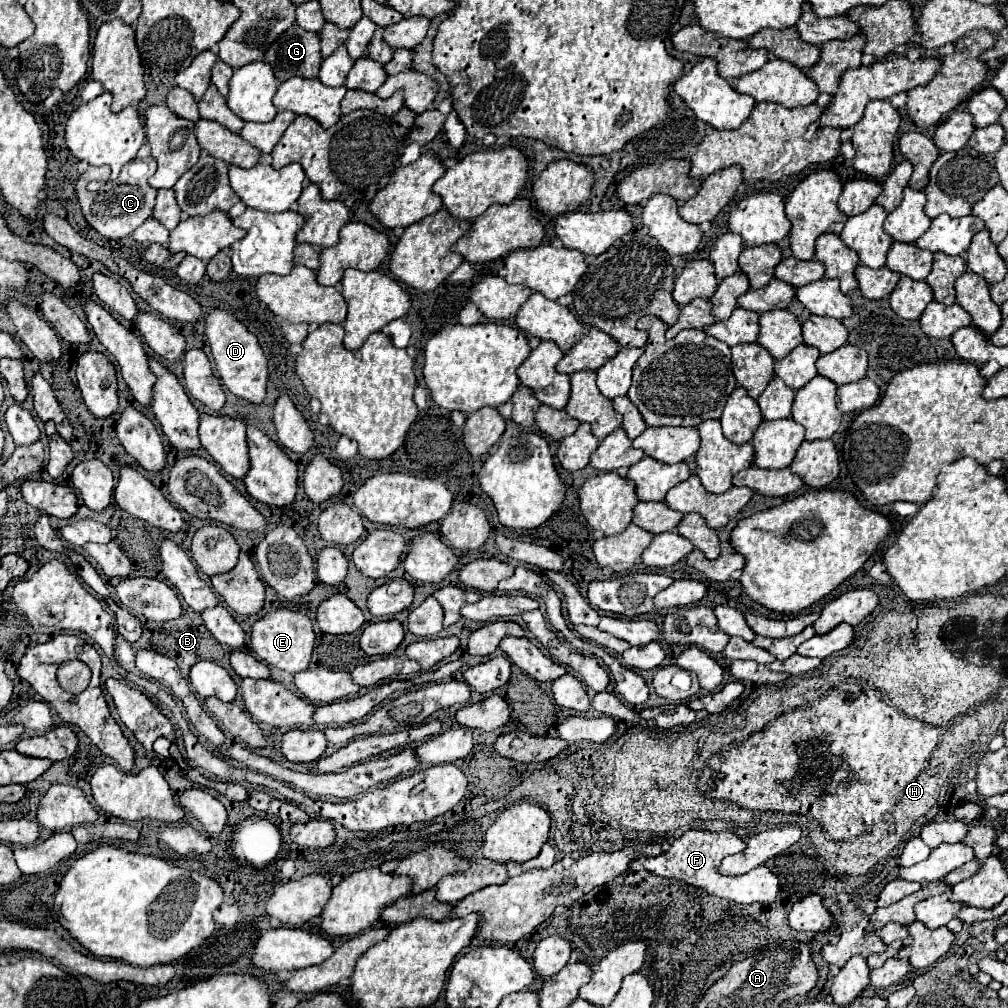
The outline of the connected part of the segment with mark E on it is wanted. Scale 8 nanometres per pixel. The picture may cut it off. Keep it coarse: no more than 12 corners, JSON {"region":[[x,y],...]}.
{"region":[[268,612],[252,650],[288,674],[308,668],[316,634],[306,614]]}

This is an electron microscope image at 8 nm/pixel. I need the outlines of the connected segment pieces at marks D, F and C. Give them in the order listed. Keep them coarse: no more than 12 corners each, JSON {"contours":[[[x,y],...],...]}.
{"contours":[[[210,310],[206,336],[222,384],[262,404],[268,364],[256,336]],[[688,830],[642,866],[736,904],[774,902],[778,878],[758,866],[718,872],[745,841]],[[152,158],[130,160],[116,180],[76,192],[86,222],[106,238],[130,236],[152,214]]]}

